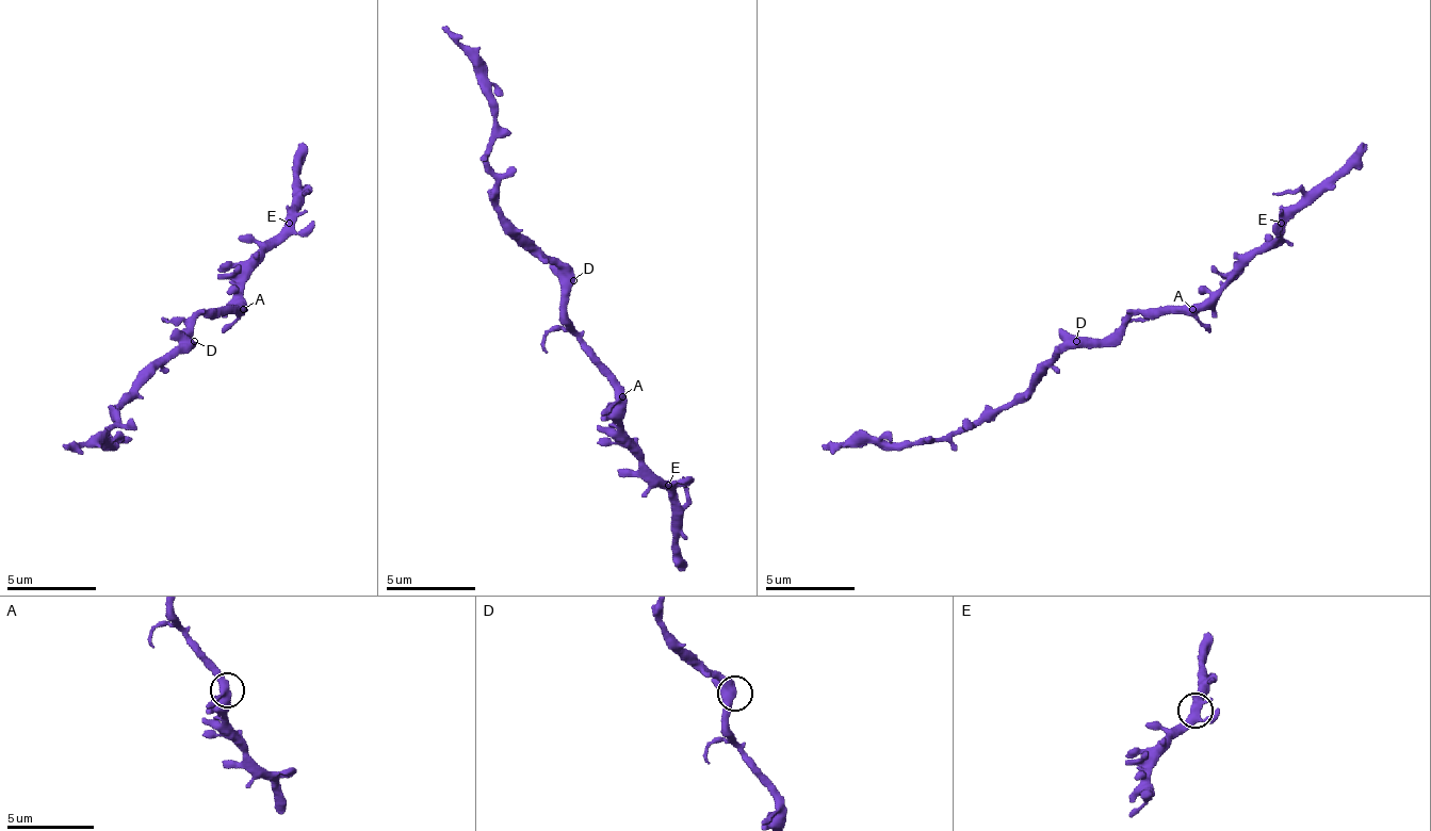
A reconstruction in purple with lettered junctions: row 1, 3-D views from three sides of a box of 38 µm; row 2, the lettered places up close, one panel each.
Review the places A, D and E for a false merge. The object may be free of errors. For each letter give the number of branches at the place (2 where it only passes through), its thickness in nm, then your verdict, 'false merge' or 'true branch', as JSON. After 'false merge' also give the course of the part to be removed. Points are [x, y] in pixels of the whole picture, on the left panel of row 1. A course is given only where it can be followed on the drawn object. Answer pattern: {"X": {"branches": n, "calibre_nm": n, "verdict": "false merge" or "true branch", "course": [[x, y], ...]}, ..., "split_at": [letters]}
{"A": {"branches": 3, "calibre_nm": 380, "verdict": "true branch"}, "D": {"branches": 3, "calibre_nm": 440, "verdict": "true branch"}, "E": {"branches": 3, "calibre_nm": 400, "verdict": "true branch"}, "split_at": []}

